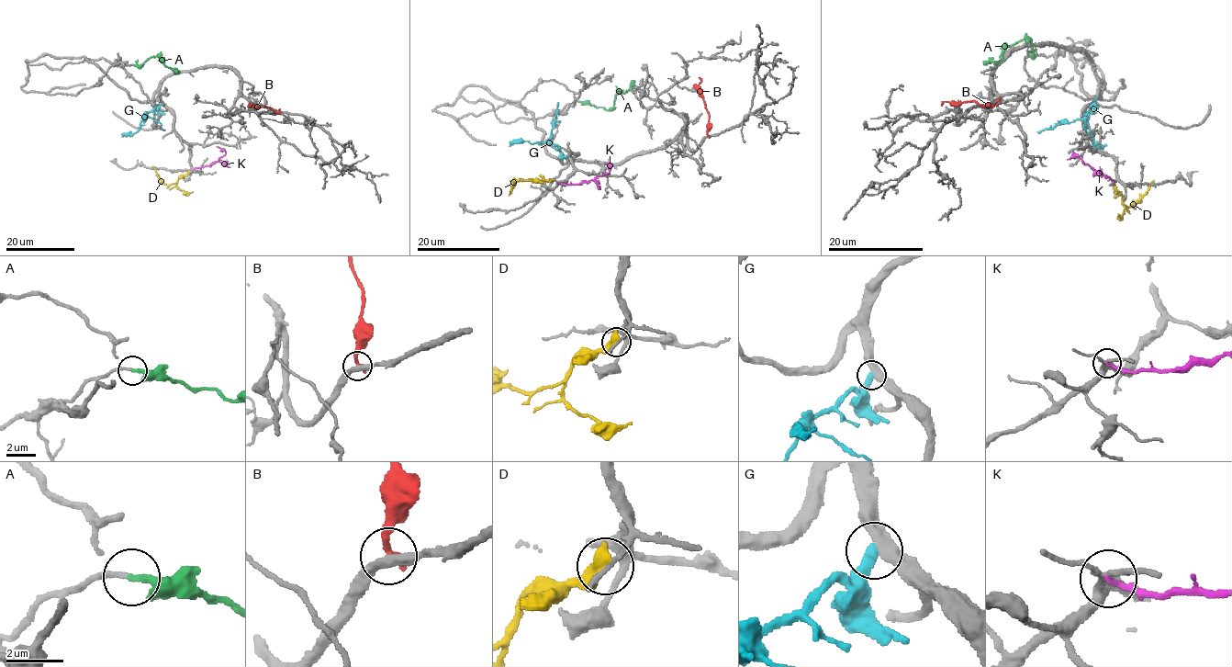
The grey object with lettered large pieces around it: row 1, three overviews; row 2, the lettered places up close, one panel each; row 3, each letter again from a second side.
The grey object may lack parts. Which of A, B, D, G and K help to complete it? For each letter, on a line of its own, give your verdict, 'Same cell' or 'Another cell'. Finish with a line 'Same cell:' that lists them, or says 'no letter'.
A: Same cell
B: Another cell
D: Another cell
G: Another cell
K: Another cell
Same cell: A

